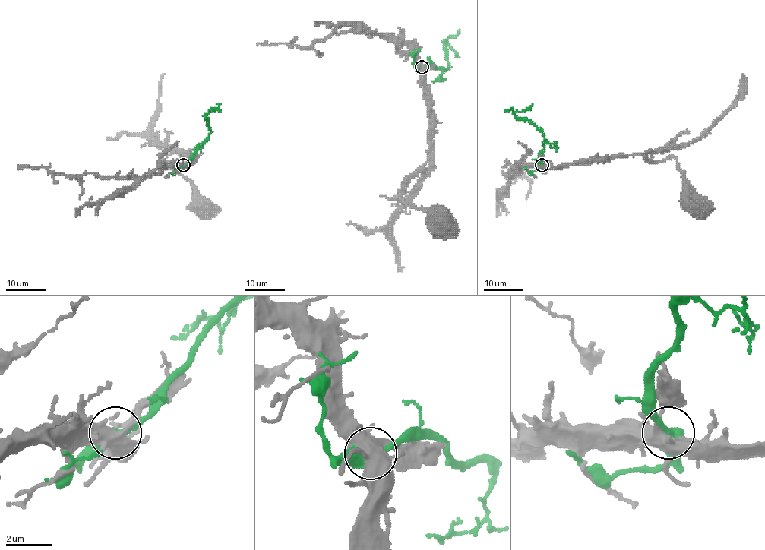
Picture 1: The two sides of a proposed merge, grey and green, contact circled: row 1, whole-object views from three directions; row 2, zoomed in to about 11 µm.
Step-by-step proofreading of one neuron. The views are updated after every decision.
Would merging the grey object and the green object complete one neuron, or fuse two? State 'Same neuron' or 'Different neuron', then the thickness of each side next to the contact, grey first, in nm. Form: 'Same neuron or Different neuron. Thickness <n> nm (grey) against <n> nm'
Different neuron. Thickness 500 nm (grey) against 480 nm

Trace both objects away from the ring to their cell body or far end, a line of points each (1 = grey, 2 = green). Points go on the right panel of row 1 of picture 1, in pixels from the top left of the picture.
1: (542, 165), (589, 165), (643, 153), (648, 159), (655, 162), (673, 156), (682, 172), (685, 201), (690, 207)
2: (542, 165), (539, 153), (544, 147), (542, 133), (529, 121), (515, 114), (516, 111), (529, 108), (532, 103)

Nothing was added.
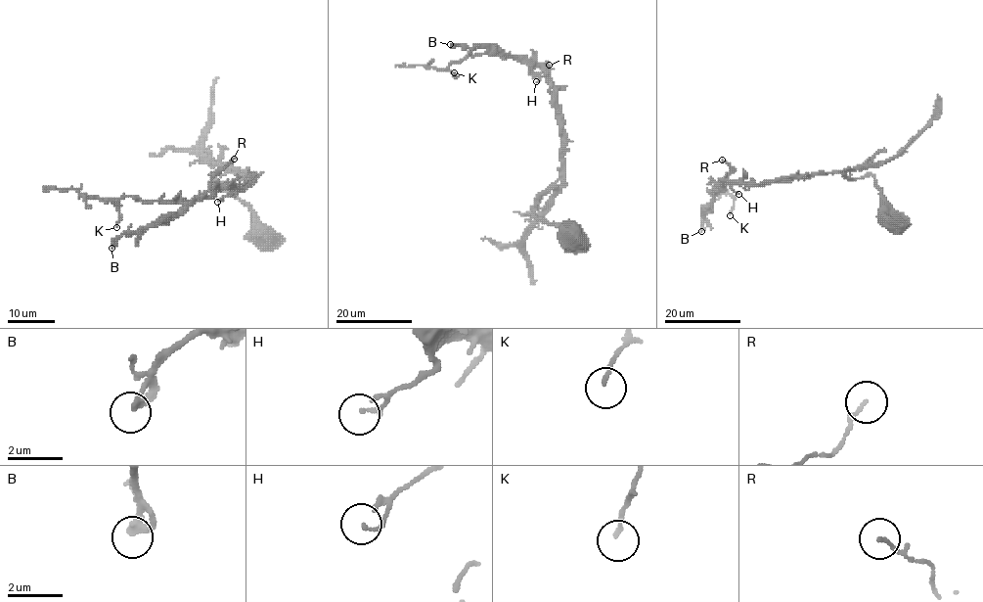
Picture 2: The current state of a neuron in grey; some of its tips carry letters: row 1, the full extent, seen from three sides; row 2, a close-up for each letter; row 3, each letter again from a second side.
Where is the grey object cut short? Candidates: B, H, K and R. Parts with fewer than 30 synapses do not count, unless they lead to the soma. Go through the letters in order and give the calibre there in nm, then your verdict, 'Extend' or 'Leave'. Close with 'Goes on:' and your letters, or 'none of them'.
B: Thickness 280 nm. Leave
H: Thickness 130 nm. Leave
K: Thickness 140 nm. Leave
R: Thickness 130 nm. Leave
Goes on: none of them

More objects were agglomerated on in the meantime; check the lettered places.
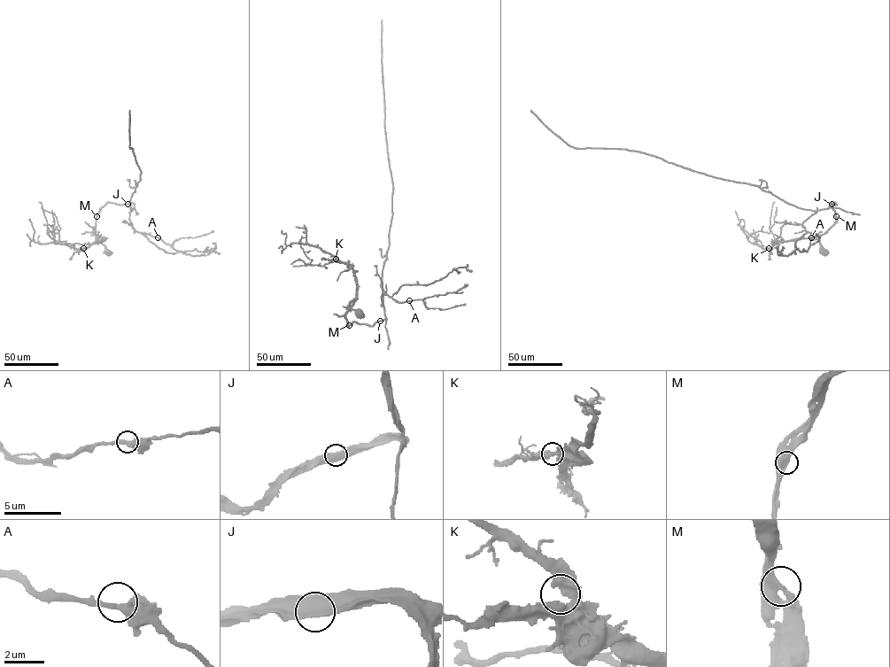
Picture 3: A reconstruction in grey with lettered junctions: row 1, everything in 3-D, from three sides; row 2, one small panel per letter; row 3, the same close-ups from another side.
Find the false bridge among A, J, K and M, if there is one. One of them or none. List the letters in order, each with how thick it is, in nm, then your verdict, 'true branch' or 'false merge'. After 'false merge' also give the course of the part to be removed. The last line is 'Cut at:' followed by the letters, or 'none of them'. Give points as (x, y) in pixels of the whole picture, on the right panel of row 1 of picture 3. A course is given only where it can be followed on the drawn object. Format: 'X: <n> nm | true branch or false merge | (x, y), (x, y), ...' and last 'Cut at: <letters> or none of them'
A: 380 nm | true branch
J: 420 nm | true branch
K: 480 nm | true branch
M: 400 nm | true branch
Cut at: none of them

